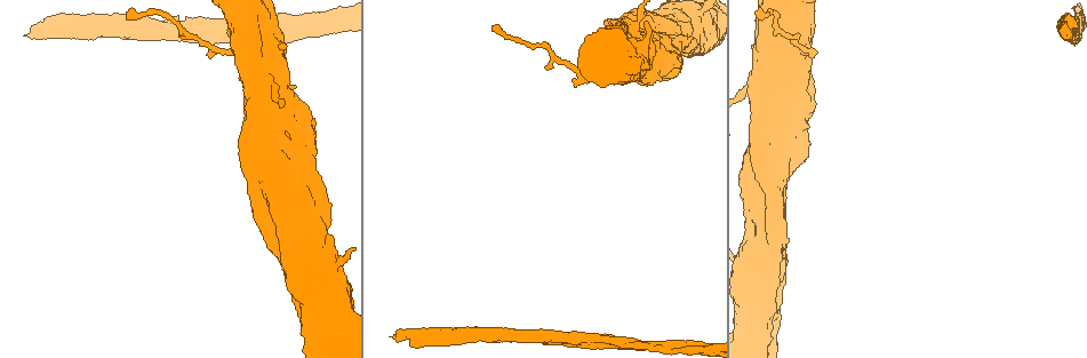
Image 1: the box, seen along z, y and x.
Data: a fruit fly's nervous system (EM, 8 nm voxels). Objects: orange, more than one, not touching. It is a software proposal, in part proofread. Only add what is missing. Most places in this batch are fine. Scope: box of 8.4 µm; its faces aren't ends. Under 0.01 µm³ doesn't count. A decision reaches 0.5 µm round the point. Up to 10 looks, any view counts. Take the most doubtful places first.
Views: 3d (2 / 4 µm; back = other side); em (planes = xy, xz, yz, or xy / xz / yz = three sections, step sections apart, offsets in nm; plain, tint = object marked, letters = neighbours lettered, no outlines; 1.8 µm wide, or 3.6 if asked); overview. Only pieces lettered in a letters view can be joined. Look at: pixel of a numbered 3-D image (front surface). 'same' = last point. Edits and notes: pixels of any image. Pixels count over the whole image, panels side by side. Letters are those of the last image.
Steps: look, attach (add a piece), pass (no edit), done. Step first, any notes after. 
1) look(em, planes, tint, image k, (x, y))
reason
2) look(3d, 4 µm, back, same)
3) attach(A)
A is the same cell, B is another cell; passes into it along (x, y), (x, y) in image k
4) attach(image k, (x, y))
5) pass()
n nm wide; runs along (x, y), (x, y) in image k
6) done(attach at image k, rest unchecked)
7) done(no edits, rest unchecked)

look(3d, 4 µm, image 1, (25, 34))
end of a long branch

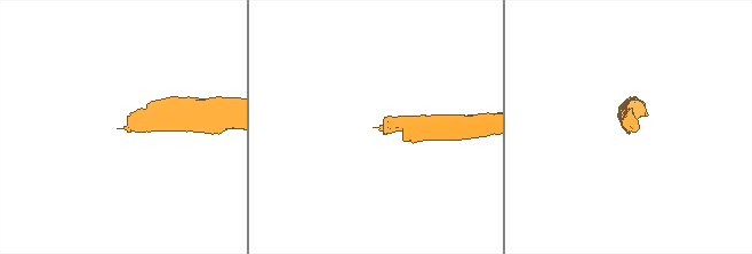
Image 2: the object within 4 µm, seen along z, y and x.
look(em, planes, letters, image 2, (382, 129))

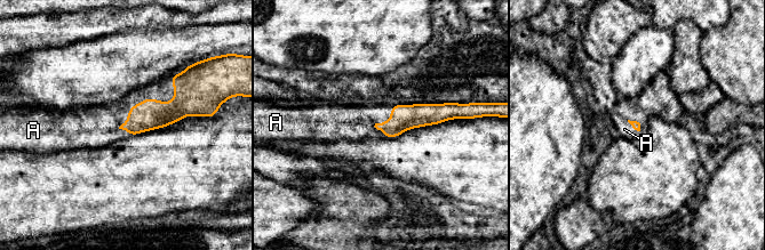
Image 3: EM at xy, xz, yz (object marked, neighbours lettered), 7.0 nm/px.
attach(A)
A is the same cell; passes into it along (404, 118), (388, 120), (353, 115) in image 3; it goes on there

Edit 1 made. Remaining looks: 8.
look(3d, 4 µm, image 1, (273, 85))
calibre changes

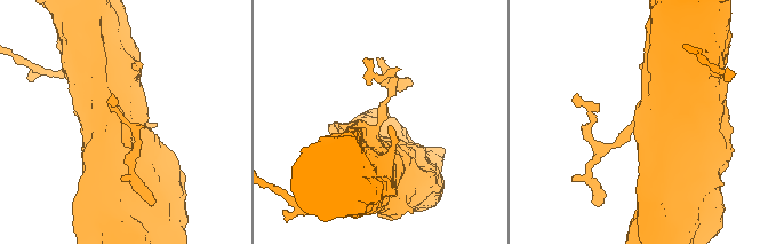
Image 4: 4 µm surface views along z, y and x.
look(em, 3.6 µm, planes, letters, image 4, (380, 125))

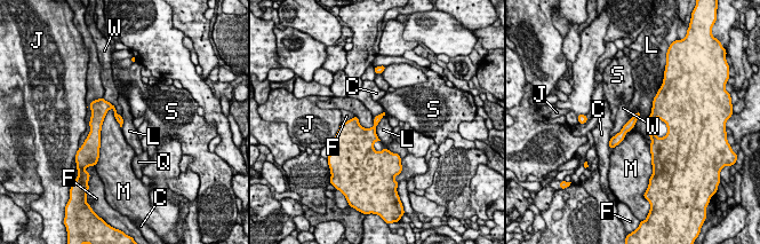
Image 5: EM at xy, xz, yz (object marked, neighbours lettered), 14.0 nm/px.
pass()
C, F, J, L, M, Q, S and W are other cells; border along (658, 91), (648, 118), (648, 136) in image 5; none of them fits

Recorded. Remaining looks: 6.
look(em, 3.6 µm, planes, tint, image 1, (754, 314))
abrupt turn

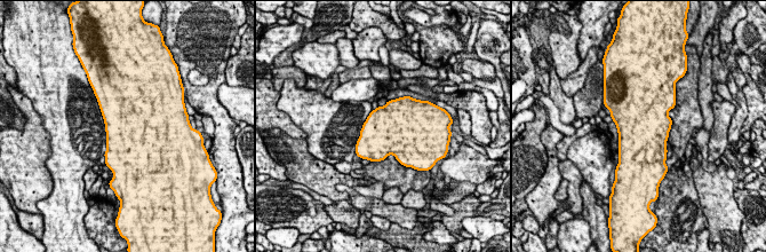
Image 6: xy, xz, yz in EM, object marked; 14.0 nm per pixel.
look(em, 3.6 µm, planes, letters, same)

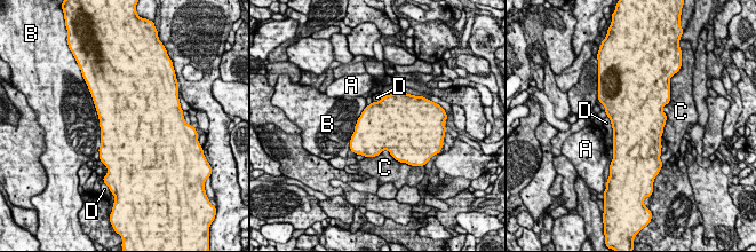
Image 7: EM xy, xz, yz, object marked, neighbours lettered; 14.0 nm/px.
pass()
B touches over 750 nm; A, B, C and D are other cells; no lettered piece goes on from it

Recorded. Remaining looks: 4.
look(em, planes, letters, image 1, (493, 25))
tapers out

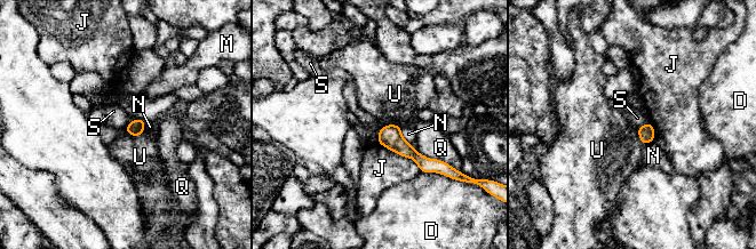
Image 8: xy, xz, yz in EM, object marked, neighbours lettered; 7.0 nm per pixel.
pass()
D, J, M, N, Q, S and U are other cells; border along (649, 120), (636, 128) in image 8; none of them fits

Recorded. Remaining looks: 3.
done(attach at image 3, rest unchecked)

